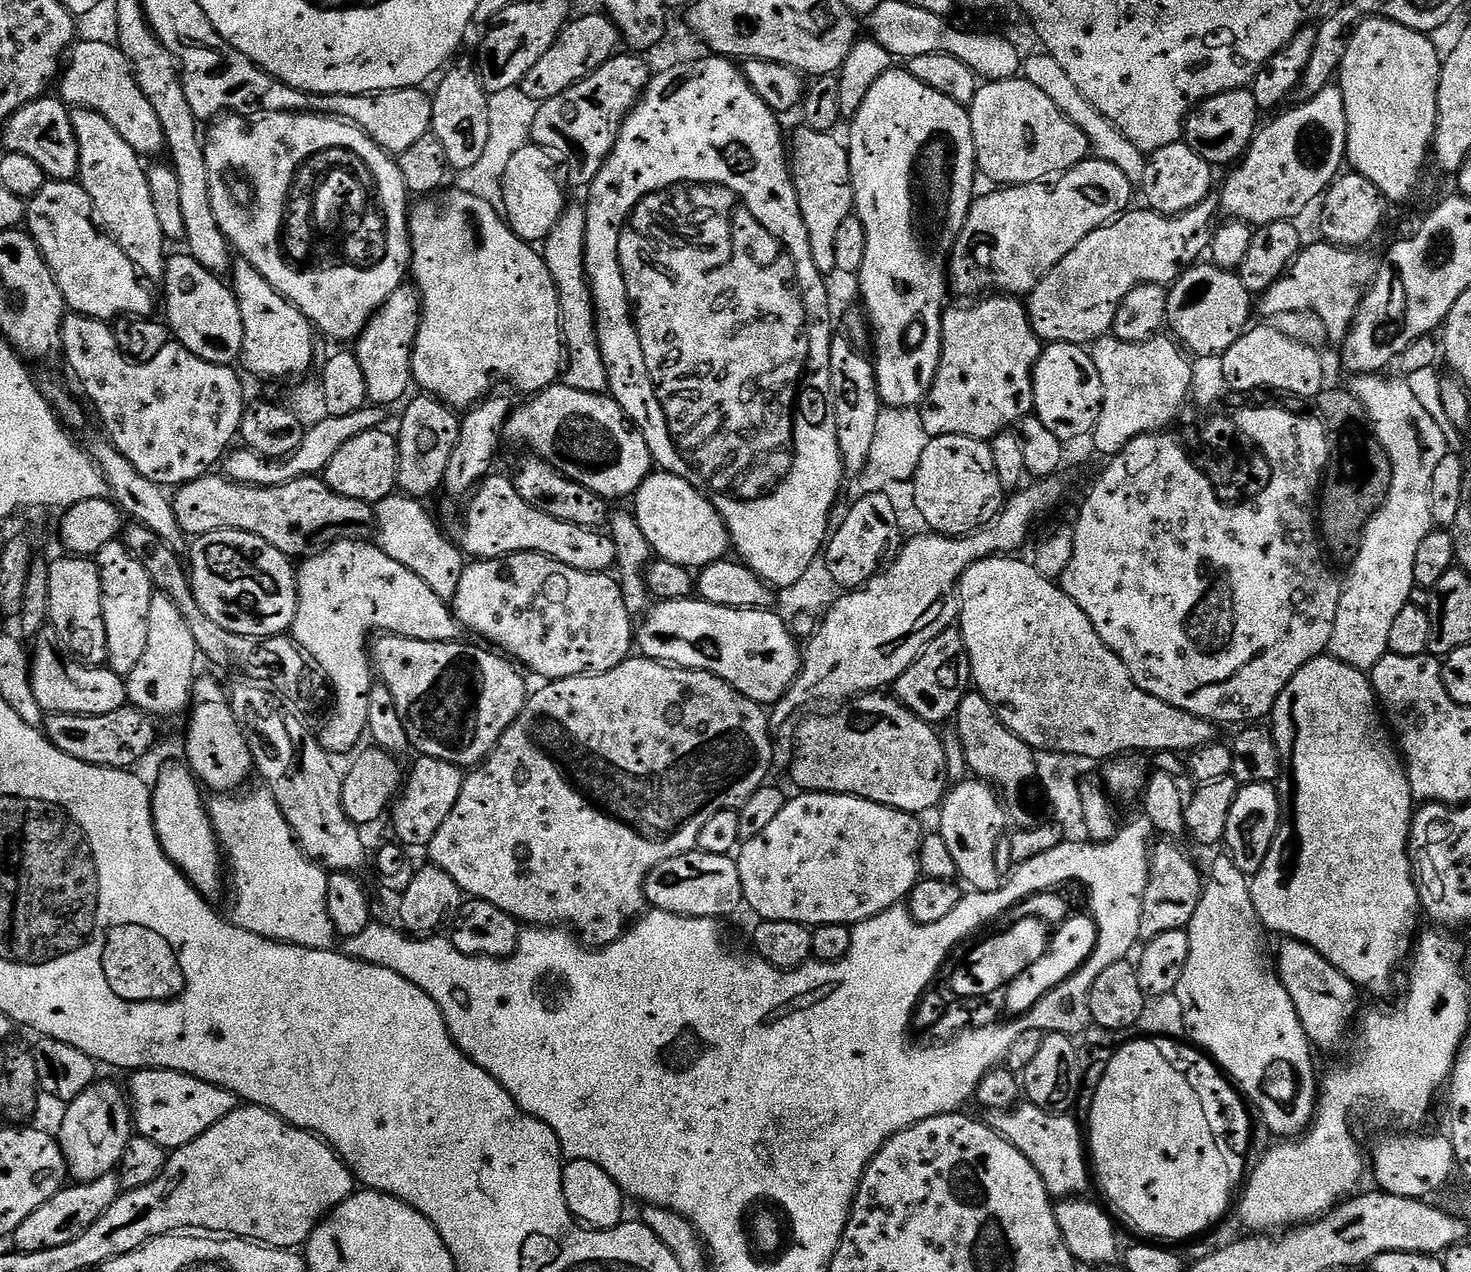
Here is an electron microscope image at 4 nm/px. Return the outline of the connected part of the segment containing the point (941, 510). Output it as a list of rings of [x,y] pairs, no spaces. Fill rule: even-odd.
[[[934,436],[922,452],[916,476],[910,481],[920,516],[933,533],[942,536],[970,536],[996,515],[1006,503],[998,470],[994,467],[991,443],[965,436]]]

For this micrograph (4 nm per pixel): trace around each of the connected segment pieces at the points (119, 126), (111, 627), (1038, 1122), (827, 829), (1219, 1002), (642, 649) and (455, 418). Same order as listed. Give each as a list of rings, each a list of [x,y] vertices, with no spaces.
[[[82,40],[73,43],[58,77],[59,99],[73,109],[89,108],[100,112],[102,118],[106,118],[106,122],[110,122],[110,126],[114,126],[114,130],[118,130],[118,134],[122,134],[122,138],[126,138],[126,142],[130,142],[132,149],[142,158],[163,153],[166,145],[162,122],[158,122],[154,106],[146,102],[146,94],[142,94],[136,85],[136,75],[132,73],[124,51],[112,42]]]
[[[117,538],[106,542],[95,556],[102,582],[102,618],[106,622],[107,667],[119,676],[127,677],[142,654],[146,654],[146,641],[150,635],[150,602],[154,585],[146,566]]]
[[[1021,1102],[1007,1112],[993,1112],[986,1123],[1006,1142],[1010,1142],[1038,1170],[1049,1196],[1076,1198],[1088,1188],[1090,1160],[1086,1155],[1086,1140],[1082,1128],[1071,1115],[1048,1112],[1031,1102]]]
[[[806,792],[796,794],[796,797],[785,803],[782,814],[762,830],[754,838],[743,841],[739,845],[738,855],[735,857],[738,866],[738,874],[742,878],[742,890],[744,891],[744,904],[752,907],[757,912],[760,920],[773,920],[774,922],[798,922],[806,924],[814,929],[823,924],[846,924],[855,926],[863,920],[874,918],[886,910],[897,907],[901,902],[907,901],[916,881],[921,879],[920,874],[920,847],[924,841],[925,833],[920,832],[920,824],[911,812],[903,812],[890,806],[882,806],[878,802],[863,800],[857,796],[843,796],[833,792]]]
[[[1220,854],[1220,857],[1212,864],[1212,873],[1207,873],[1204,893],[1200,895],[1198,910],[1194,910],[1194,918],[1187,926],[1188,941],[1190,942],[1190,954],[1186,958],[1186,970],[1182,970],[1182,978],[1178,978],[1178,986],[1175,994],[1182,1002],[1182,1015],[1185,1019],[1185,1030],[1187,1035],[1192,1038],[1191,1043],[1197,1049],[1203,1050],[1214,1061],[1217,1068],[1236,1086],[1242,1093],[1243,1098],[1258,1113],[1259,1119],[1266,1122],[1276,1138],[1296,1138],[1308,1131],[1316,1114],[1316,1105],[1318,1103],[1318,1072],[1316,1076],[1316,1064],[1312,1061],[1312,1052],[1314,1045],[1308,1039],[1306,1030],[1298,1018],[1298,1010],[1294,1010],[1294,1002],[1290,1002],[1290,994],[1286,994],[1286,986],[1280,980],[1280,973],[1277,965],[1268,957],[1268,952],[1264,949],[1265,929],[1260,923],[1258,914],[1254,910],[1252,901],[1252,885],[1249,877],[1234,866],[1234,862],[1227,854]]]
[[[699,598],[653,603],[635,629],[634,644],[645,660],[656,660],[660,664],[670,664],[673,668],[709,672],[761,706],[777,704],[788,693],[790,686],[798,678],[802,663],[801,641],[794,635],[786,620],[784,624],[776,610],[714,606]]]
[[[420,394],[417,400],[407,401],[408,409],[400,420],[398,431],[398,470],[396,482],[399,491],[405,496],[425,498],[443,489],[446,478],[446,466],[450,466],[450,454],[460,437],[461,417],[447,404],[434,396]]]

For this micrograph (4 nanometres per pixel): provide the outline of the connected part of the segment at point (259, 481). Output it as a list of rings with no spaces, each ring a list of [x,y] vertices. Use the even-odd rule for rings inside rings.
[[[365,406],[354,410],[354,414],[325,415],[316,425],[305,431],[302,446],[298,446],[298,450],[294,450],[294,454],[290,454],[285,460],[268,460],[247,446],[241,447],[241,452],[229,451],[222,464],[223,475],[239,484],[259,488],[288,484],[300,476],[316,476],[323,473],[330,458],[334,458],[334,454],[338,454],[338,450],[342,450],[342,446],[346,446],[350,438],[358,438],[358,434],[377,431],[383,425],[380,423],[384,420],[384,412],[385,409],[380,406]]]

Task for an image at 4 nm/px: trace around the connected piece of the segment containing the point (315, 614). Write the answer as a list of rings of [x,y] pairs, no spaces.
[[[337,540],[327,548],[309,555],[299,565],[296,573],[296,621],[292,624],[290,635],[300,649],[310,658],[320,663],[325,676],[328,677],[331,695],[336,700],[336,716],[328,720],[324,733],[318,739],[330,754],[348,752],[360,739],[365,739],[370,714],[370,690],[374,683],[374,669],[370,659],[370,639],[368,632],[375,634],[391,634],[405,636],[411,640],[422,642],[456,642],[461,639],[462,629],[449,605],[418,574],[406,570],[402,562],[394,562],[390,554],[386,554],[379,543],[368,544],[363,540]]]

